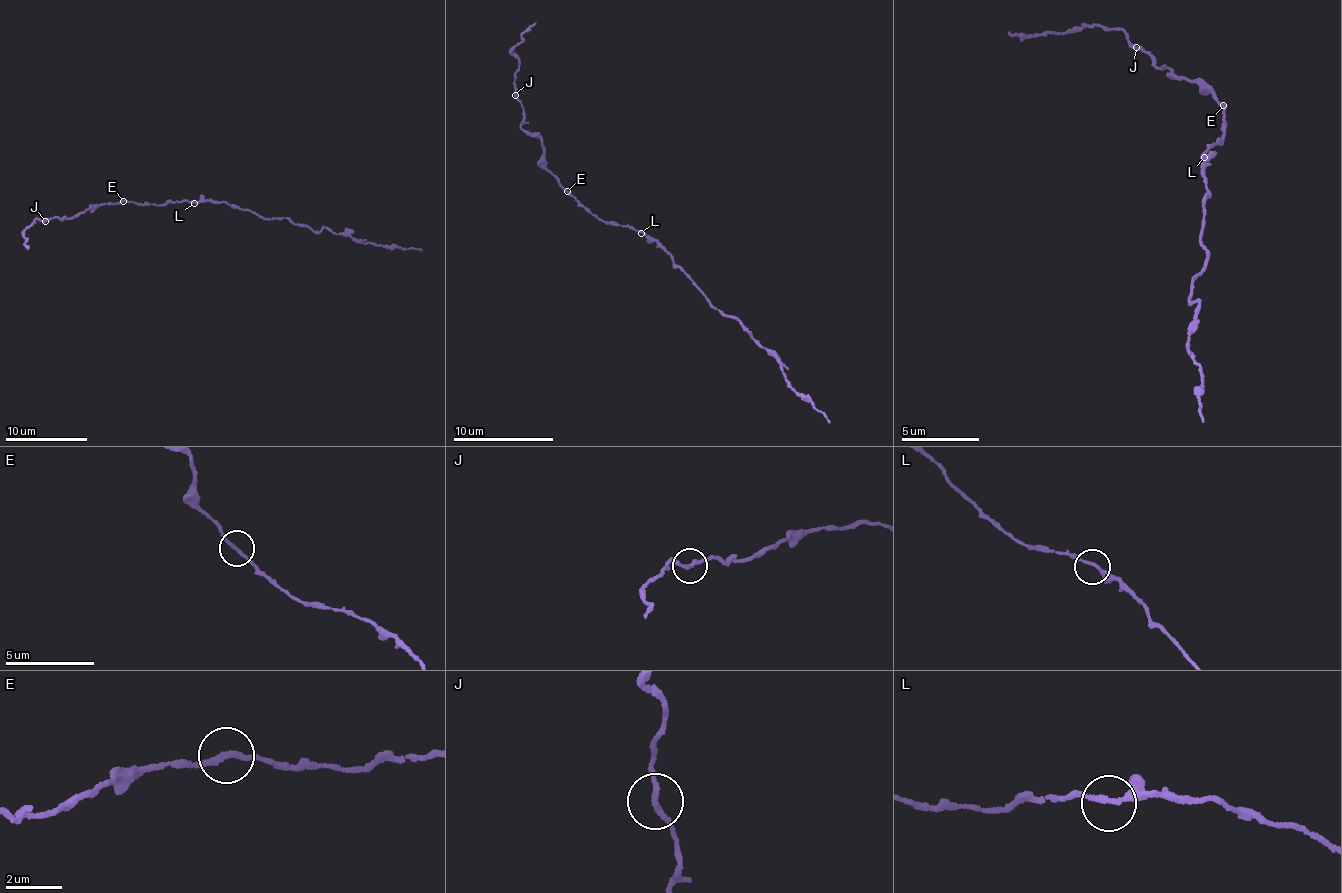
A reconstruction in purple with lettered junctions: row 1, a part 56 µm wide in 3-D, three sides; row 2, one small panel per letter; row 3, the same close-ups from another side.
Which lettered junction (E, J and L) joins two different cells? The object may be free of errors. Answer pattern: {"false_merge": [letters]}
{"false_merge": []}

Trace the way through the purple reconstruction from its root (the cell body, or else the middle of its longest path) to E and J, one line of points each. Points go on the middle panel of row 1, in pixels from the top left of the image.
E: (642, 230), (596, 218), (578, 205), (567, 191)
J: (642, 230), (596, 218), (568, 195), (546, 167), (542, 143), (522, 125), (521, 101), (516, 94)

